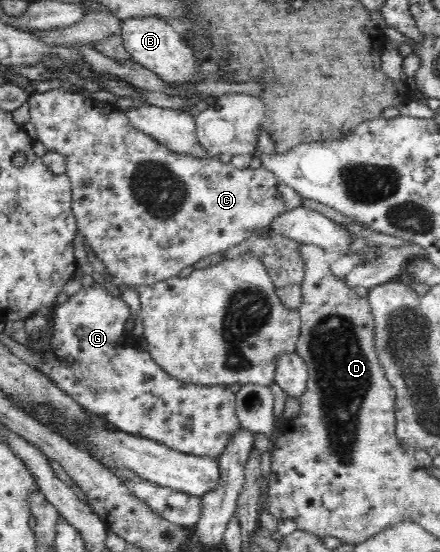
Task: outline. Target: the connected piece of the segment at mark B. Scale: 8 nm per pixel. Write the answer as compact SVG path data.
M150 16L148 18L125 19L121 23L121 36L126 51L131 55L131 59L139 63L144 68L156 72L158 78L167 83L198 83L204 81L200 77L199 63L194 48L190 47L186 38L174 26L164 22L164 20Z

